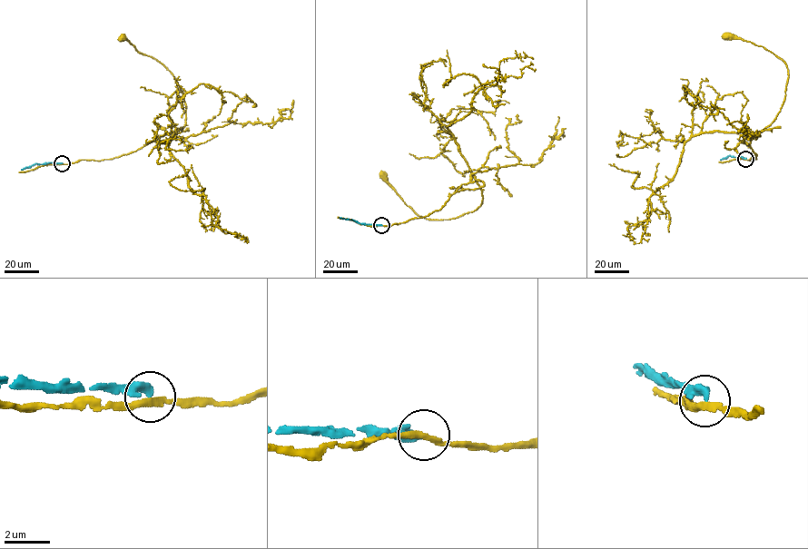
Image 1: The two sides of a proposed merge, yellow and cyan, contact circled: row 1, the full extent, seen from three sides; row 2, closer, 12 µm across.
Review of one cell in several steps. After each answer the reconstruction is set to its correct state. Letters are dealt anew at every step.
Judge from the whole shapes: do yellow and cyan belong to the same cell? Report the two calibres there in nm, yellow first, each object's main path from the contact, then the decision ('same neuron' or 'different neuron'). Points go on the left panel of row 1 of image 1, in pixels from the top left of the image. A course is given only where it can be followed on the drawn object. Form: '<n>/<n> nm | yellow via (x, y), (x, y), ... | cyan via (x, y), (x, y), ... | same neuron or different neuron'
260/380 nm | yellow via (62, 163), (117, 157), (165, 134), (188, 131), (181, 129), (185, 124), (185, 107), (172, 73), (122, 36) | cyan via (62, 163), (35, 164), (21, 170) | different neuron

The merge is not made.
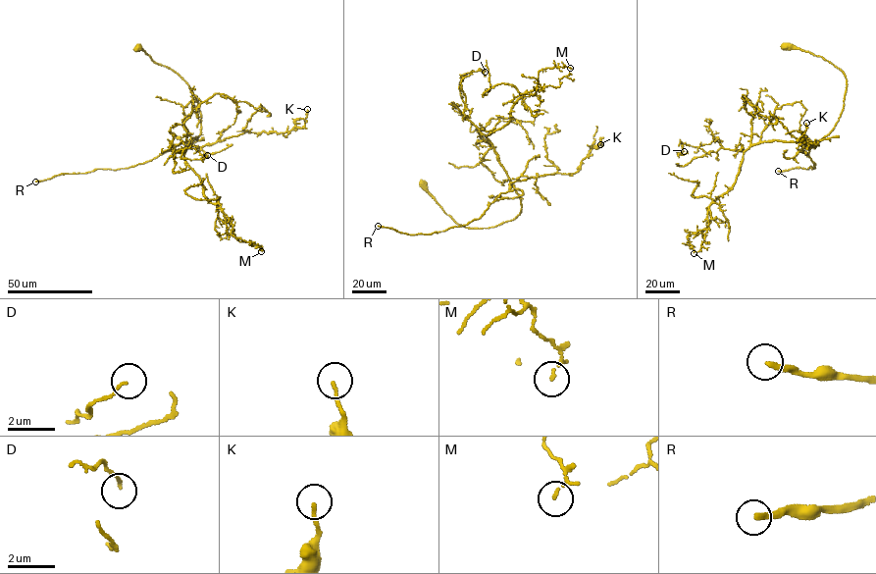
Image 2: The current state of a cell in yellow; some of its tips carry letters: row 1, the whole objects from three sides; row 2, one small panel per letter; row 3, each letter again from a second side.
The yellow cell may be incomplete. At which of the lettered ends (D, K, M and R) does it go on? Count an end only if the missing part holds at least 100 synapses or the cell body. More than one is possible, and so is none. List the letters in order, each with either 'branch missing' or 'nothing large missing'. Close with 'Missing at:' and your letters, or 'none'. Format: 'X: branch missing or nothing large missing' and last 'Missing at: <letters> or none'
D: nothing large missing
K: nothing large missing
M: nothing large missing
R: branch missing
Missing at: R

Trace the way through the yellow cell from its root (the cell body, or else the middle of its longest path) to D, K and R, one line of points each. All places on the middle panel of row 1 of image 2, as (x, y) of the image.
D: (423, 185), (467, 228), (494, 227), (521, 211), (519, 195), (493, 146), (464, 113), (461, 76), (485, 72)
K: (423, 185), (458, 224), (494, 227), (521, 211), (511, 183), (495, 199), (510, 182), (575, 174), (600, 144)
R: (423, 185), (467, 228), (521, 211), (511, 183), (521, 195), (467, 224), (425, 234), (378, 226)

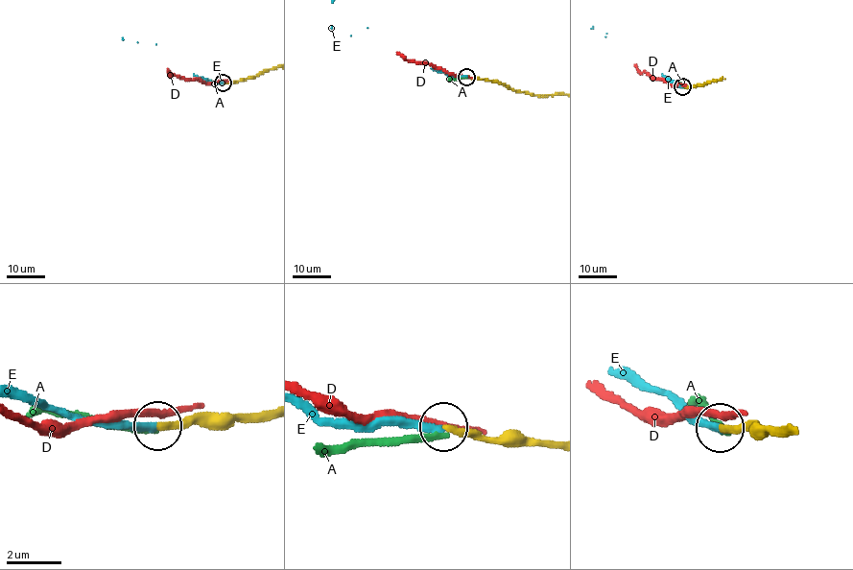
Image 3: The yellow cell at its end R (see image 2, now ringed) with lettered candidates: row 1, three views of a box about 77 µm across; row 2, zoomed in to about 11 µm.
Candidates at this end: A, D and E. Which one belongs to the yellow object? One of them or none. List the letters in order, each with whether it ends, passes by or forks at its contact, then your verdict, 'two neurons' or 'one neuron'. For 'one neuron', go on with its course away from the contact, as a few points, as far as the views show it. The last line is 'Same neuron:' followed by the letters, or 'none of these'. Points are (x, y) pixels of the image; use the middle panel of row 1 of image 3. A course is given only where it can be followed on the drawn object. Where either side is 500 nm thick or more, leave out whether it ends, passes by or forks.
A: it ends | two neurons
D: it passes by | two neurons
E: it ends | one neuron | via (466, 76), (452, 77), (332, 28), (332, 1)
Same neuron: E

